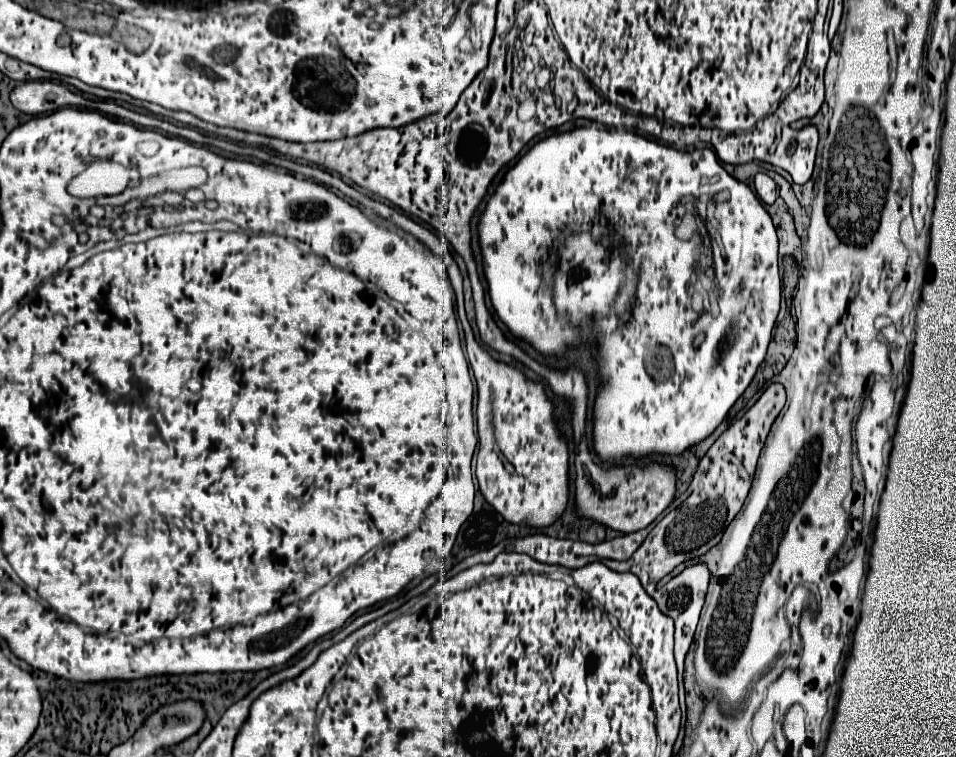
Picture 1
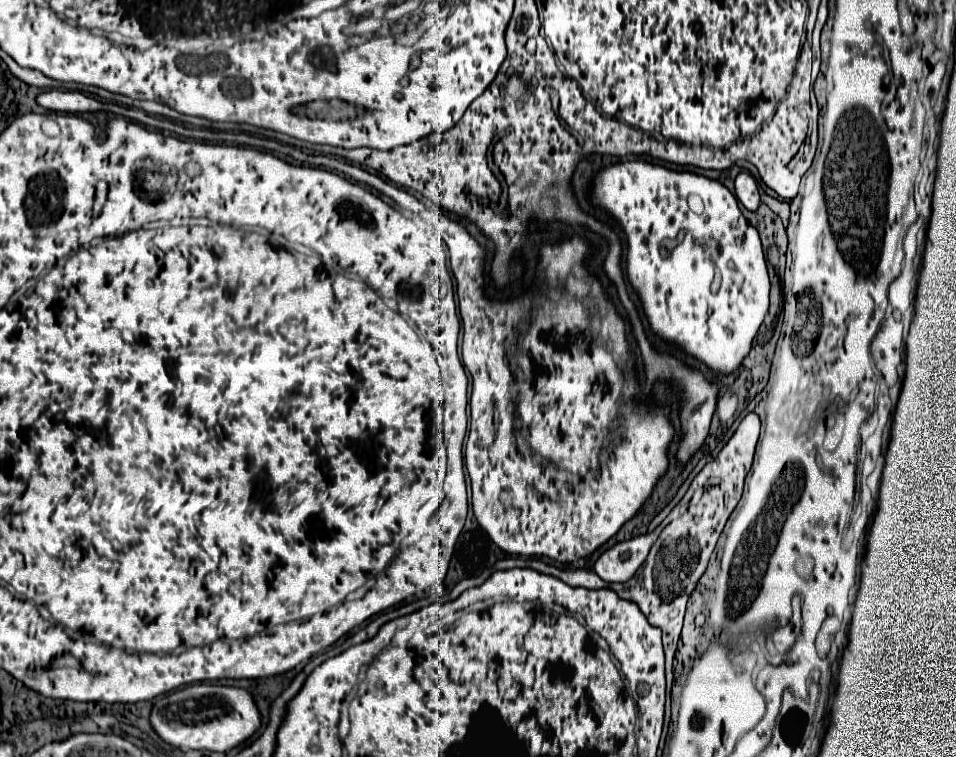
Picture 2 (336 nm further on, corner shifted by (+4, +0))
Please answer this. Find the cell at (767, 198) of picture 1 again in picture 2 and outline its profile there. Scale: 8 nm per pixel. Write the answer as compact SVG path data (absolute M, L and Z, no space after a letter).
M740 172L734 184L736 184L736 198L744 204L744 208L754 212L760 206L760 192L754 176L748 172Z

